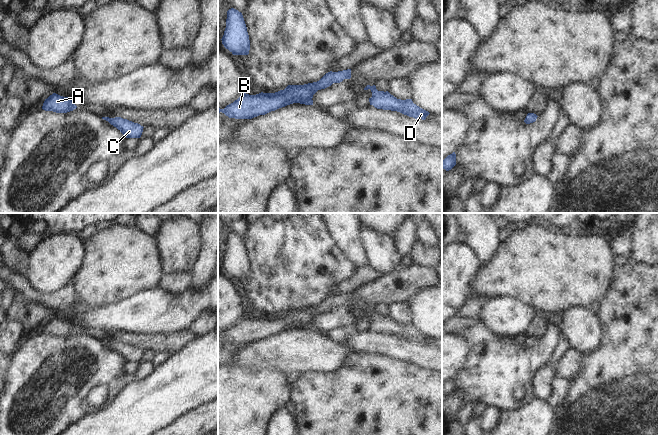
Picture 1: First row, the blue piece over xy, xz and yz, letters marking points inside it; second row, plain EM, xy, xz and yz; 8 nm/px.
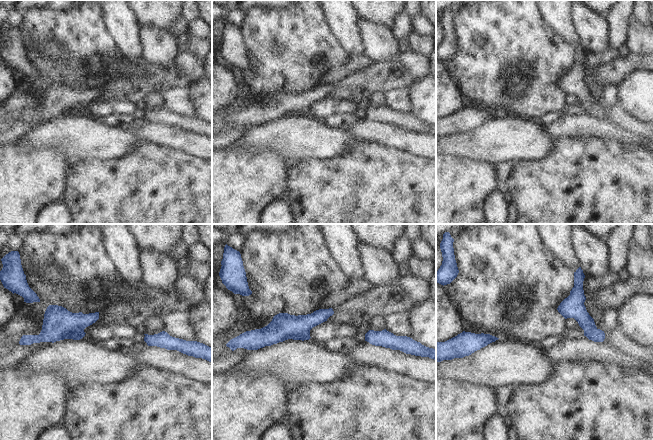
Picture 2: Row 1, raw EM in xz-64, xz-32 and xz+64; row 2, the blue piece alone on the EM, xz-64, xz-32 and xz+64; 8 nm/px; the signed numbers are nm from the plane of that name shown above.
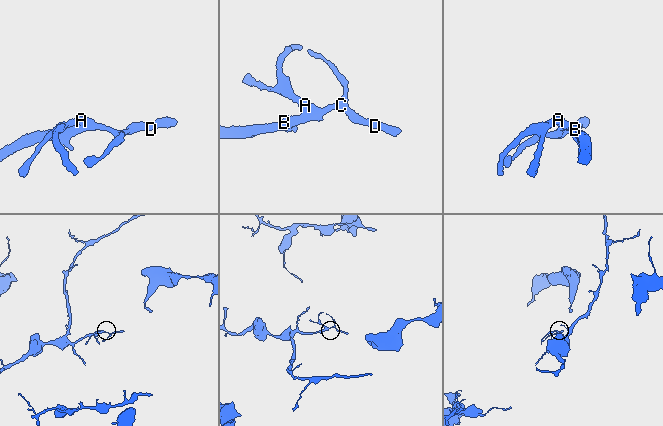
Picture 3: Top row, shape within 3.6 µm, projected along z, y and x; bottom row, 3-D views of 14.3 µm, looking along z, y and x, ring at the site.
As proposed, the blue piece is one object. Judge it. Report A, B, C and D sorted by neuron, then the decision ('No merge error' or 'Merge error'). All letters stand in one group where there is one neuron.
Groups: A B C D. No merge error

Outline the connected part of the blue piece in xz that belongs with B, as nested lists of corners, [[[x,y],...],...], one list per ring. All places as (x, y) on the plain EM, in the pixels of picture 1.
[[[351,293],[338,296],[330,295],[317,306],[304,309],[288,309],[284,314],[275,317],[261,316],[256,319],[242,317],[237,324],[224,333],[218,332],[218,337],[222,336],[229,342],[252,343],[293,327],[313,329],[312,322],[318,314],[350,302]]]

